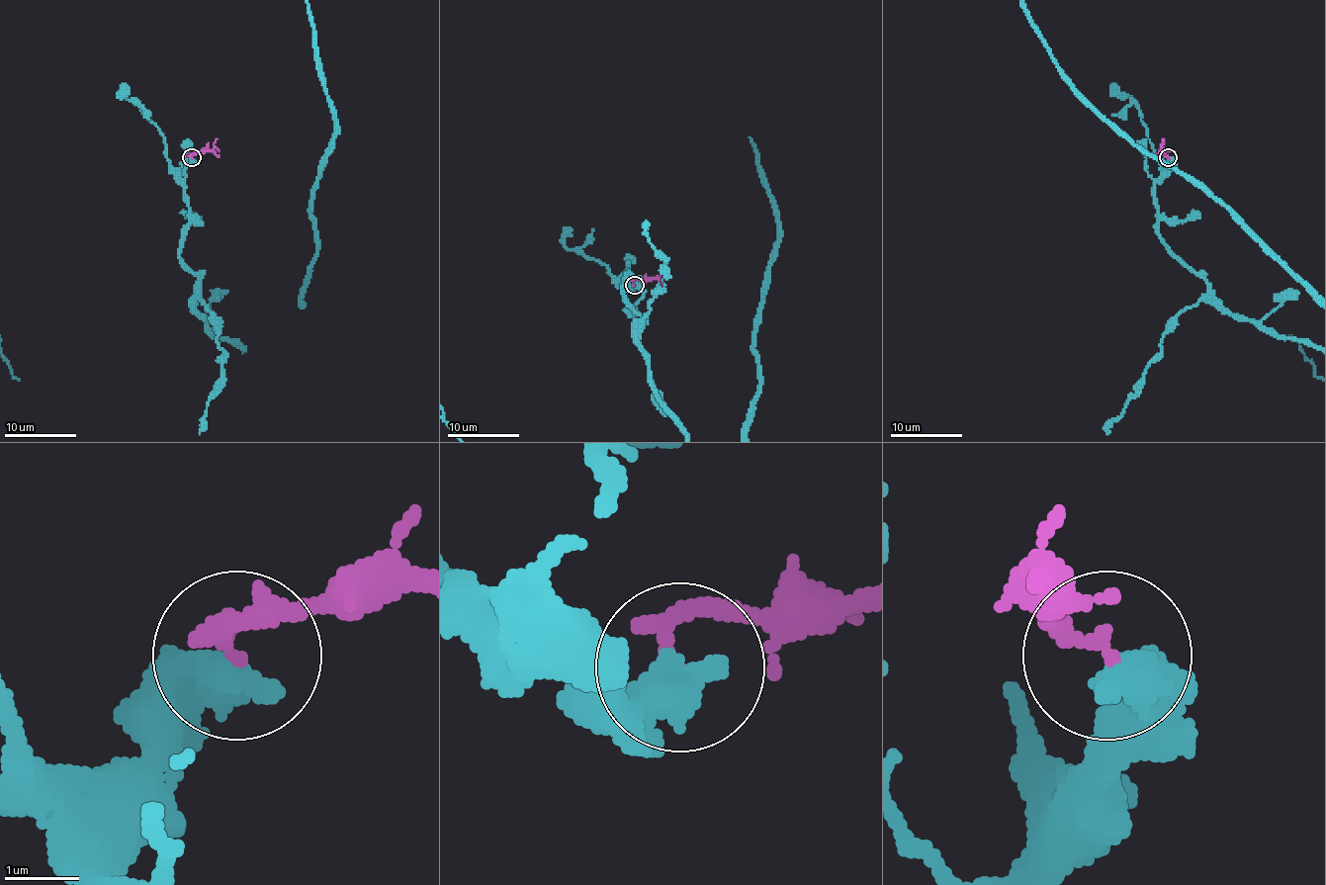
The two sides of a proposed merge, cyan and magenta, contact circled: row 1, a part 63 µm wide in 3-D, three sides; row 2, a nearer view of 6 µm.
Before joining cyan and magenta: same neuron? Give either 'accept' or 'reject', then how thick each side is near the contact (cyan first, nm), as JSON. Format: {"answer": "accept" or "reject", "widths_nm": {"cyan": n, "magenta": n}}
{"answer": "reject", "widths_nm": {"cyan": 600, "magenta": 280}}

